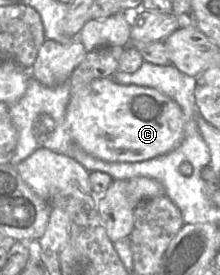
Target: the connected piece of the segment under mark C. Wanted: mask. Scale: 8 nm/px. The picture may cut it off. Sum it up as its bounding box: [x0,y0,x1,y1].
[66,77,185,162]

